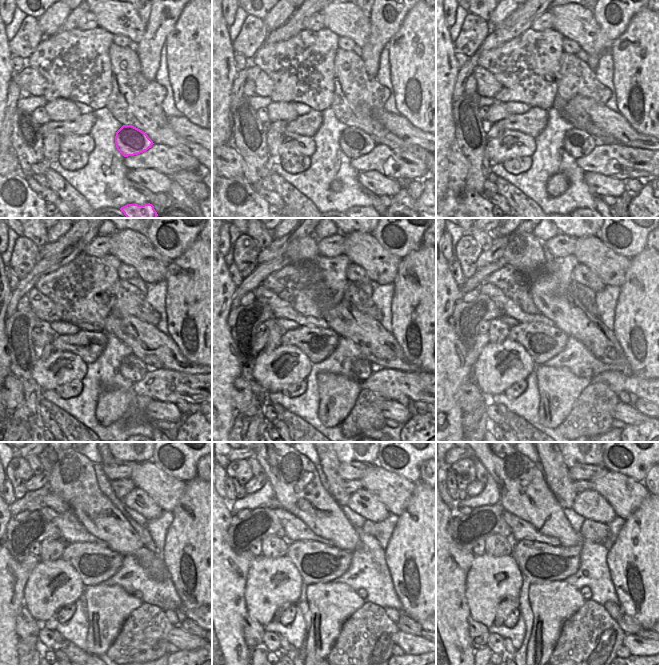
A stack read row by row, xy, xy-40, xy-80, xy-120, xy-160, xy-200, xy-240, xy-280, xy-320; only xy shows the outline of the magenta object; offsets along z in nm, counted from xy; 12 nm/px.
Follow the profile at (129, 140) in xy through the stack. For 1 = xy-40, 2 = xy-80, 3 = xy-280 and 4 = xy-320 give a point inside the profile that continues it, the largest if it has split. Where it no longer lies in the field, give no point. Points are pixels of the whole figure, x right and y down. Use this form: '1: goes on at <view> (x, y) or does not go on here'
1: goes on at xy-40 (354, 142)
2: goes on at xy-80 (578, 143)
3: goes on at xy-280 (361, 592)
4: goes on at xy-320 (585, 591)

